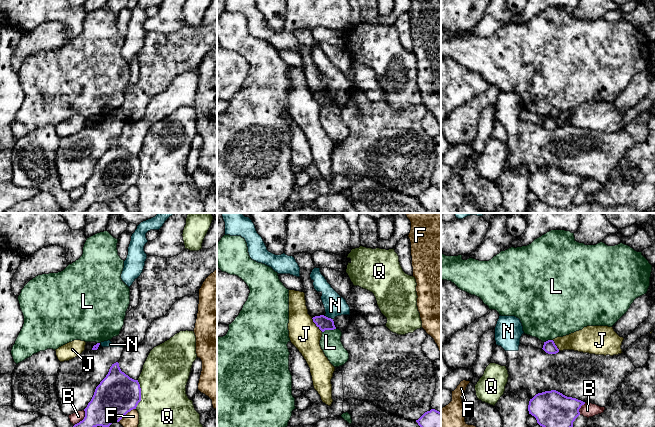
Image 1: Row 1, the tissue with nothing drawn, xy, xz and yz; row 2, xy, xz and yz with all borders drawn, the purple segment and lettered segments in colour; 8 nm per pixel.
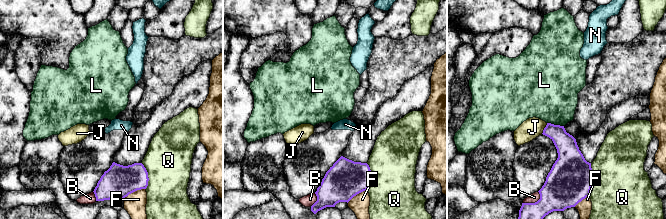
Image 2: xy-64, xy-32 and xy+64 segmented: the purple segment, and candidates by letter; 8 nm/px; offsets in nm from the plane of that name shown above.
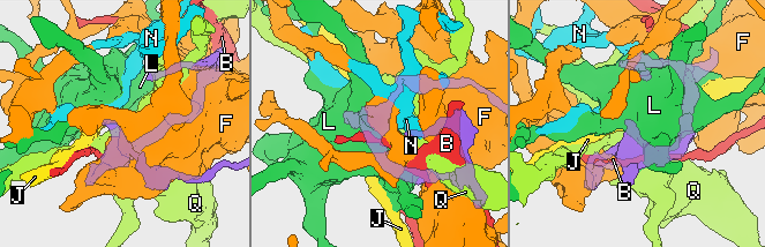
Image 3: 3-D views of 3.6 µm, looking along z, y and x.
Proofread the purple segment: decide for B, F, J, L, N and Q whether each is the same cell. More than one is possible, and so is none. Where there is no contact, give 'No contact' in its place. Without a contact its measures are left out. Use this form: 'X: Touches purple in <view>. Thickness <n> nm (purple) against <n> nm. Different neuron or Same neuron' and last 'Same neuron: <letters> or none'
B: Touches purple in xy. Thickness 300 nm (purple) against 90 nm. Different neuron
F: Touches purple in xy. Thickness 340 nm (purple) against 120 nm. Different neuron
J: Touches purple in xz. Thickness 110 nm (purple) against 240 nm. Different neuron
L: Touches purple in xz. Thickness 110 nm (purple) against 170 nm. Different neuron
N: Touches purple in xz. Thickness 110 nm (purple) against 170 nm. Different neuron
Q: Touches purple in xy. Thickness 340 nm (purple) against 380 nm. Different neuron
Same neuron: none

